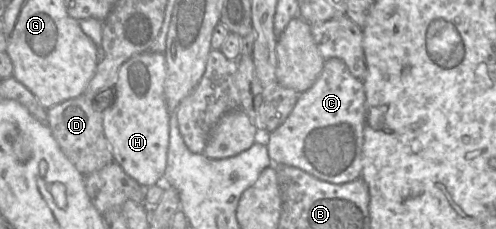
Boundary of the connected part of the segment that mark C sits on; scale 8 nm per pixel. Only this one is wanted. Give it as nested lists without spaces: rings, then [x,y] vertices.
[[[338,58],[325,60],[322,72],[307,91],[299,94],[287,119],[273,132],[260,133],[273,164],[299,168],[333,184],[361,177],[365,126],[365,89]]]

